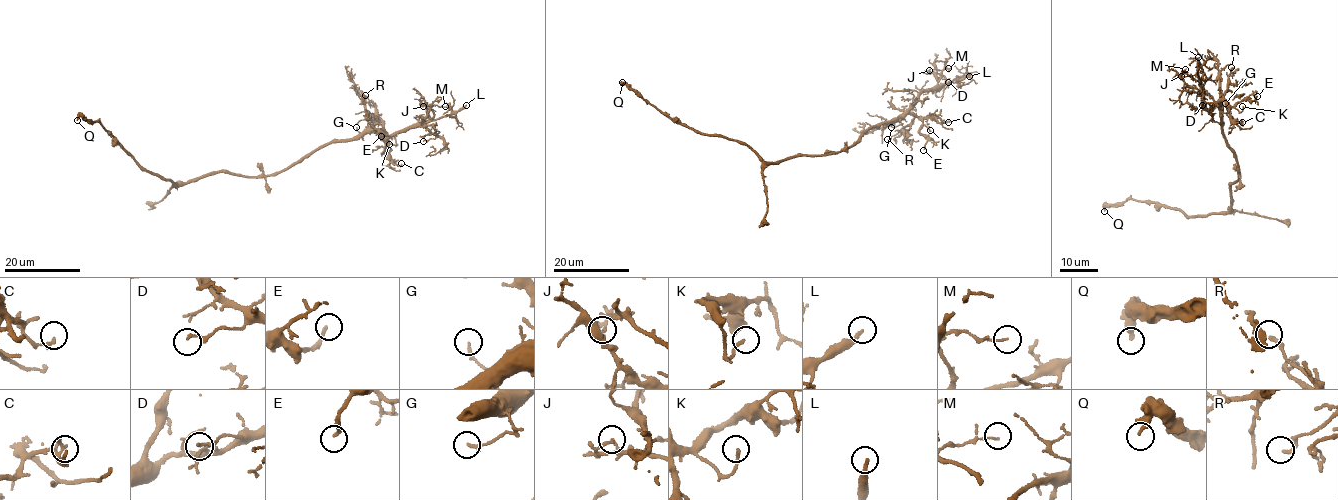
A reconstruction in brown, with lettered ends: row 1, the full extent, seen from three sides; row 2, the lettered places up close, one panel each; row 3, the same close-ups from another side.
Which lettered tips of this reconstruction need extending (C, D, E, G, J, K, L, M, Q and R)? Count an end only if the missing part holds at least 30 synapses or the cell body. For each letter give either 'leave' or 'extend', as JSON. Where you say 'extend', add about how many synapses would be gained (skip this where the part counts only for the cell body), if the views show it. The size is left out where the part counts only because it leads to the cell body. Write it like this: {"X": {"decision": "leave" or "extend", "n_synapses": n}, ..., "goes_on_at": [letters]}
{"C": {"decision": "leave"}, "D": {"decision": "leave"}, "E": {"decision": "leave"}, "G": {"decision": "leave"}, "J": {"decision": "leave"}, "K": {"decision": "leave"}, "L": {"decision": "extend"}, "M": {"decision": "leave"}, "Q": {"decision": "leave"}, "R": {"decision": "leave"}, "goes_on_at": ["L"]}

